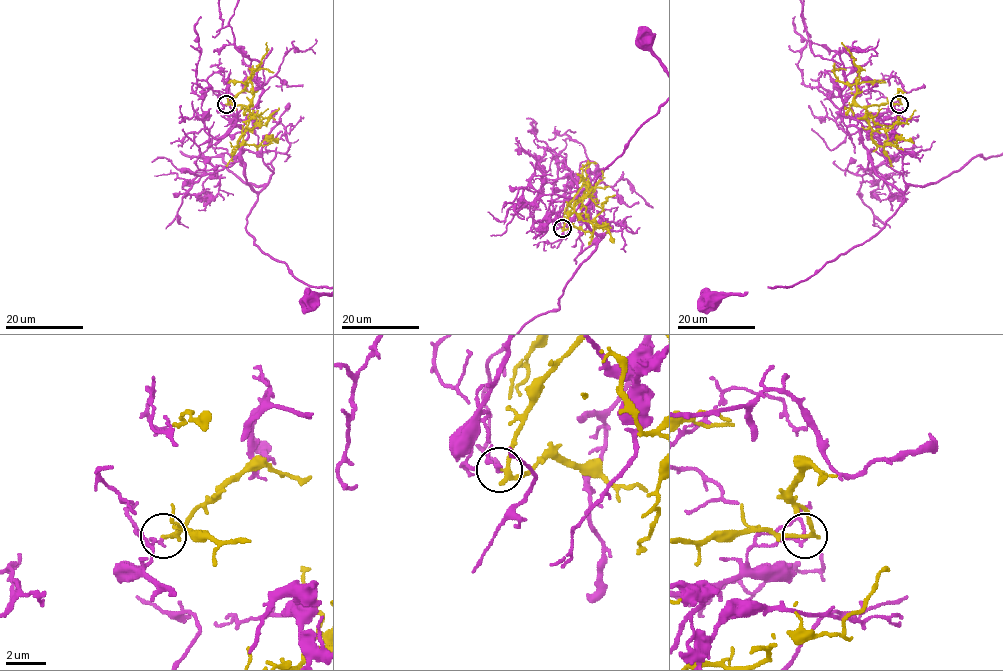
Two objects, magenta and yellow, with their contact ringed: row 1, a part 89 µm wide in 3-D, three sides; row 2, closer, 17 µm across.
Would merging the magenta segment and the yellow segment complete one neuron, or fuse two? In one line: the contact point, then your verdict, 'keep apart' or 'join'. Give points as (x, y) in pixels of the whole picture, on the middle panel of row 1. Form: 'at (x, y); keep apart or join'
at (562, 228); keep apart

